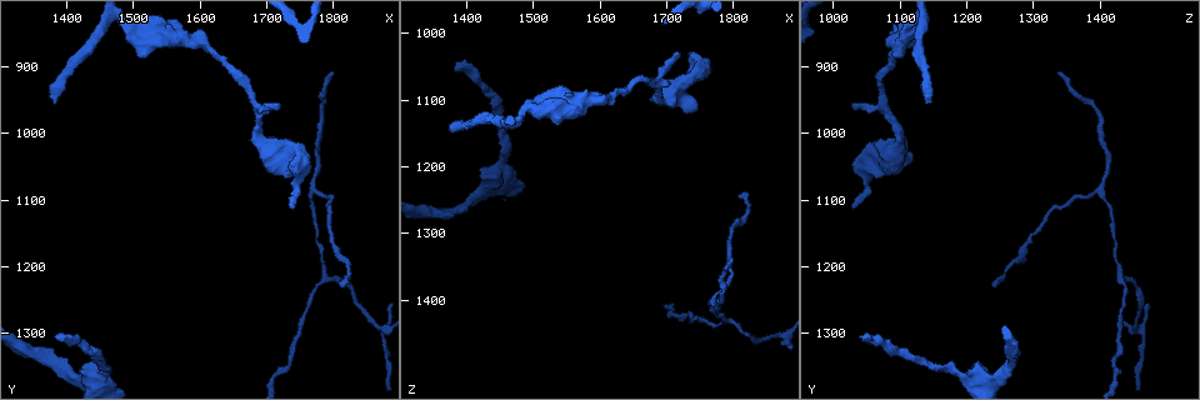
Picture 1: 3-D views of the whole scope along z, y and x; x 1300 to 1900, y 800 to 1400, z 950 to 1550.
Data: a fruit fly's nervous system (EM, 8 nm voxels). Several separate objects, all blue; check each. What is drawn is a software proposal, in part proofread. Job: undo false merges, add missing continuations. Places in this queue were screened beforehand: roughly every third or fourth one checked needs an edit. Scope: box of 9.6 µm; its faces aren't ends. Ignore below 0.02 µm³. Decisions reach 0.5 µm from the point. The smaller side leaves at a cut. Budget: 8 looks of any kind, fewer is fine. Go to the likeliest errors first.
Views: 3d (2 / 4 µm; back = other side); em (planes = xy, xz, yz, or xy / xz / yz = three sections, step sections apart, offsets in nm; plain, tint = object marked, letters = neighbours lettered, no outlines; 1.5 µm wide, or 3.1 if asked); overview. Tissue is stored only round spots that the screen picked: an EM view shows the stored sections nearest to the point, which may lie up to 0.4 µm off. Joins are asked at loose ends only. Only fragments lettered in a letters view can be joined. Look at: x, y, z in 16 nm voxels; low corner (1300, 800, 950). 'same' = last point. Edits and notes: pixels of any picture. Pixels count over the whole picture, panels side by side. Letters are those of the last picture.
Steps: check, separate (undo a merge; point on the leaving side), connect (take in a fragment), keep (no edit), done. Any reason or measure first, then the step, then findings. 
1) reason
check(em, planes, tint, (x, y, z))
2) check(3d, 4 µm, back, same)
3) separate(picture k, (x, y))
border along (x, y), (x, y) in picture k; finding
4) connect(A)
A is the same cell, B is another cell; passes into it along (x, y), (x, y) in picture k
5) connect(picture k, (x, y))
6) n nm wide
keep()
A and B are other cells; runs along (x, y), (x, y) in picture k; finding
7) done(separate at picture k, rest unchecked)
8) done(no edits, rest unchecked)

an open end
check(em, planes, tint, (1380, 955, 1135))

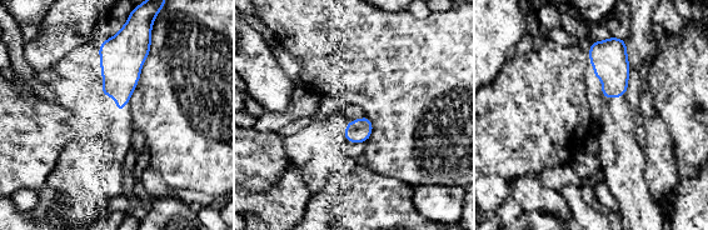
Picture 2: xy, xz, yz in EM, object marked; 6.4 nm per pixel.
see the neighbours
check(em, planes, letters, same)

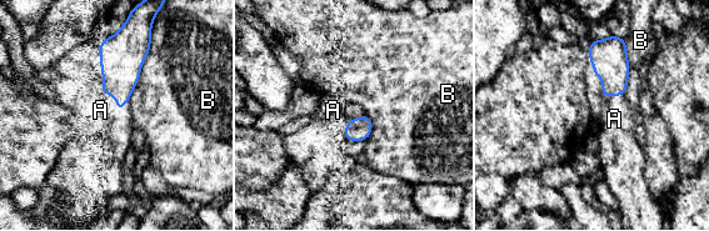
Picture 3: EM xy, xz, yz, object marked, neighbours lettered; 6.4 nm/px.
connect(A)
A is the same cell, B is another cell; it goes on there

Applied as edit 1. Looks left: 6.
an open end
check(3d, 2 µm, (1380, 1310, 1060))

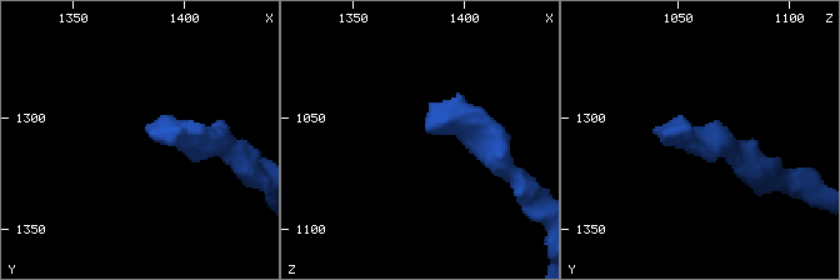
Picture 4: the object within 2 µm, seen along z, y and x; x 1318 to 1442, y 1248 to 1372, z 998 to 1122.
shape alone is not enough
check(em, planes, letters, (1383, 1305, 1056))

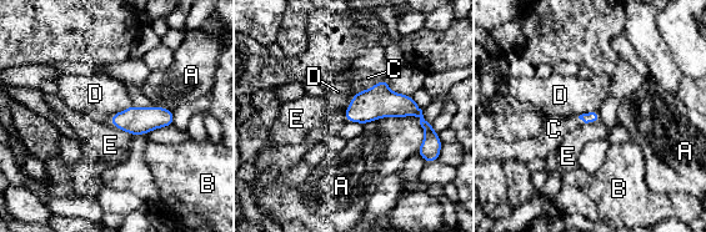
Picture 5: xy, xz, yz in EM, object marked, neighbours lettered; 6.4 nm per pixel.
A touches over 420 nm
connect(C)
C is the same cell, A, B, D and E are other cells; the neuron continues

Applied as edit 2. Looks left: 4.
check(overview)

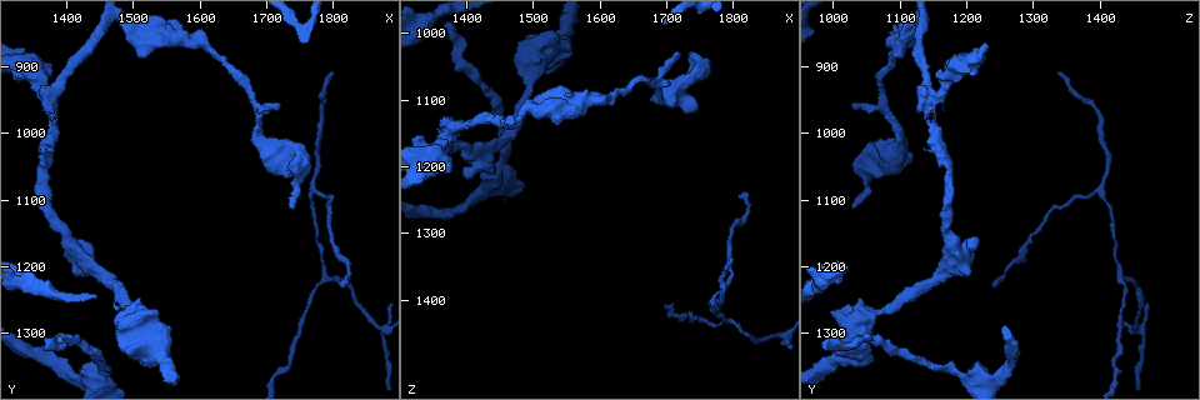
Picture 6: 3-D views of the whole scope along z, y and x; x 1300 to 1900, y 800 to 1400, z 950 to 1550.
tapers out
check(3d, 2 µm, back, (1735, 1115, 1025))

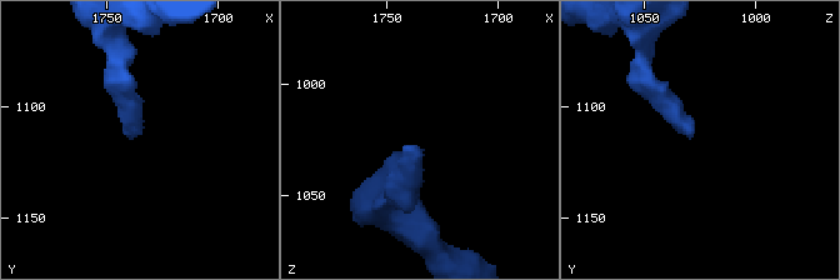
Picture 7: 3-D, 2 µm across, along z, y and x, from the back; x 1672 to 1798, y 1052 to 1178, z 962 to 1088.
check(em, planes, letters, (1733, 1110, 1029))

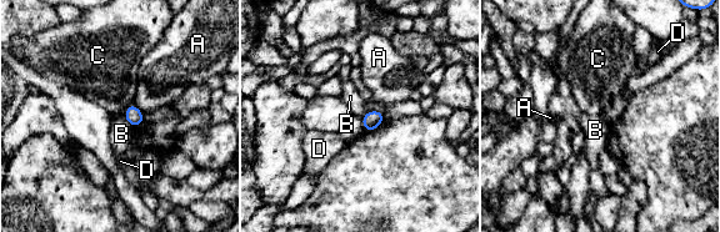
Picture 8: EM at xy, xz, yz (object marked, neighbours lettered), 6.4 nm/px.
keep()
A, B, C and D are other cells; border along (133, 101), (121, 115) in picture 8; no lettered fragment goes on from it

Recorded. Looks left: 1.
done(connect at picture 3, connect at picture 5, rest unchecked)

